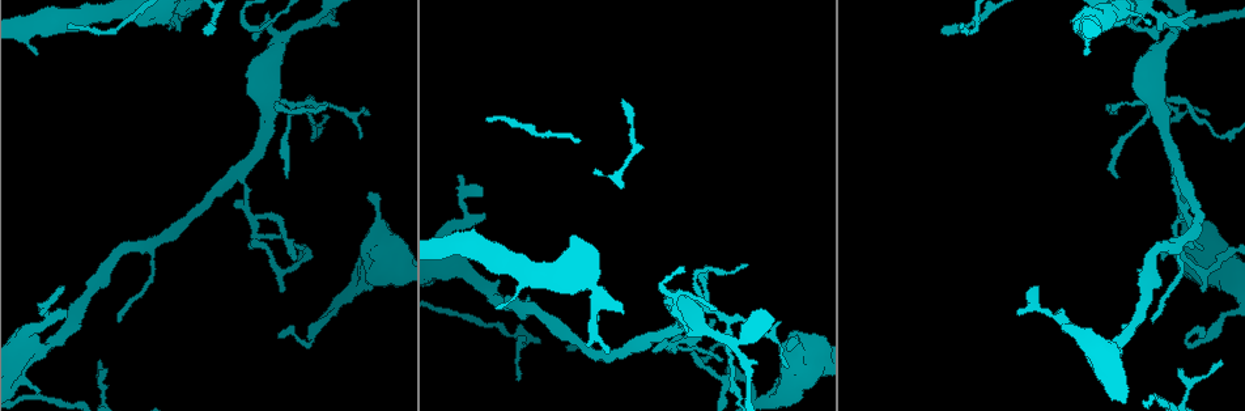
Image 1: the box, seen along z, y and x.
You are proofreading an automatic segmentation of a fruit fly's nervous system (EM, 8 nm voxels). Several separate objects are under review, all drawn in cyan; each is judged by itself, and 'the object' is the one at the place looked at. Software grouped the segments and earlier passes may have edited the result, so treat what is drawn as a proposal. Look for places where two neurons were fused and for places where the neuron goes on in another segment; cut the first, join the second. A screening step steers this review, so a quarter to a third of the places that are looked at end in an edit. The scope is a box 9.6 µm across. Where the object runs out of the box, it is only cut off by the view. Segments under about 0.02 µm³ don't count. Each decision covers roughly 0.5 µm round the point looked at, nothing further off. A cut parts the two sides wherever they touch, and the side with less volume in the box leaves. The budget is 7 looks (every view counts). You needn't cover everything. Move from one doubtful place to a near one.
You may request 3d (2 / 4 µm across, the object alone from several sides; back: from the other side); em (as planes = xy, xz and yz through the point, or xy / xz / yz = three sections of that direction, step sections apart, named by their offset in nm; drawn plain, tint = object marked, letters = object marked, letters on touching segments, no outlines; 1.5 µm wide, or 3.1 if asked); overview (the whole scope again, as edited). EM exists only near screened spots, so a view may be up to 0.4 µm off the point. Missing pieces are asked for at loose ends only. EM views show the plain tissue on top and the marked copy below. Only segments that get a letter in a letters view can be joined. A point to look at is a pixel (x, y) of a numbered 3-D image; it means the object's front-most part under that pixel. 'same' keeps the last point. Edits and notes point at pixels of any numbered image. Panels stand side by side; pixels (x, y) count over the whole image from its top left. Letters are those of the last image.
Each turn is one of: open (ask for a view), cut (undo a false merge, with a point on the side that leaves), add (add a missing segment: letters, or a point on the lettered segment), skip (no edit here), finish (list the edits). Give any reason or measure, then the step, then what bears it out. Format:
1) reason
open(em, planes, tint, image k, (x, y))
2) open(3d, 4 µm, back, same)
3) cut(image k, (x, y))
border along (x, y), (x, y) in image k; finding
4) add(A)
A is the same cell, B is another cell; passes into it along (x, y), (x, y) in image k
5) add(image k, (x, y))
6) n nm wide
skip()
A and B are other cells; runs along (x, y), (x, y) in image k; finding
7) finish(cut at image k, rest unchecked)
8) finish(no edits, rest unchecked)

thin end
open(3d, 4 µm, image 1, (1106, 105))

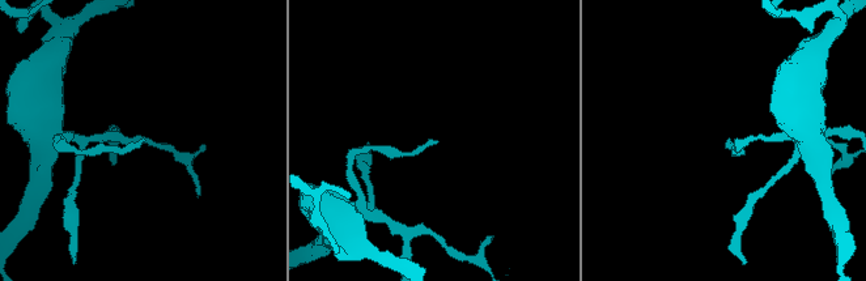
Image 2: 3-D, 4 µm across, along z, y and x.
need the tissue
open(em, planes, letters, image 2, (729, 140))

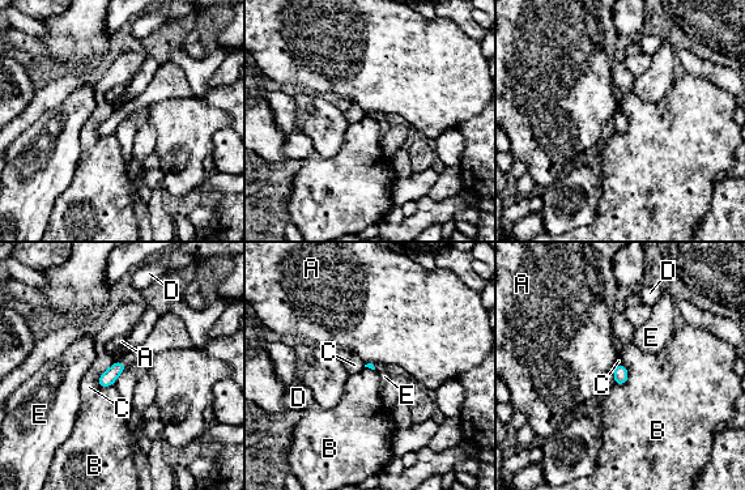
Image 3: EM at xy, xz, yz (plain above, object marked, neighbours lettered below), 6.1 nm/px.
C touches over 180 nm
skip()
A, B, C, D and E are other cells; border along (621, 363), (628, 379), (618, 386) in image 3; none of them fits

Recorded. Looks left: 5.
abrupt turn
open(3d, 4 µm, image 1, (1184, 99))

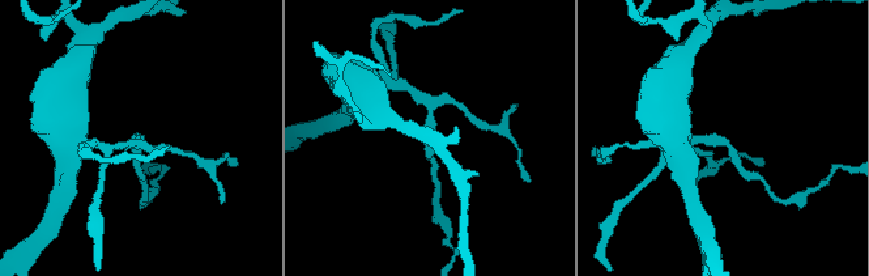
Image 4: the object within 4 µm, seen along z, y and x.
open(em, planes, letters, image 4, (724, 142))

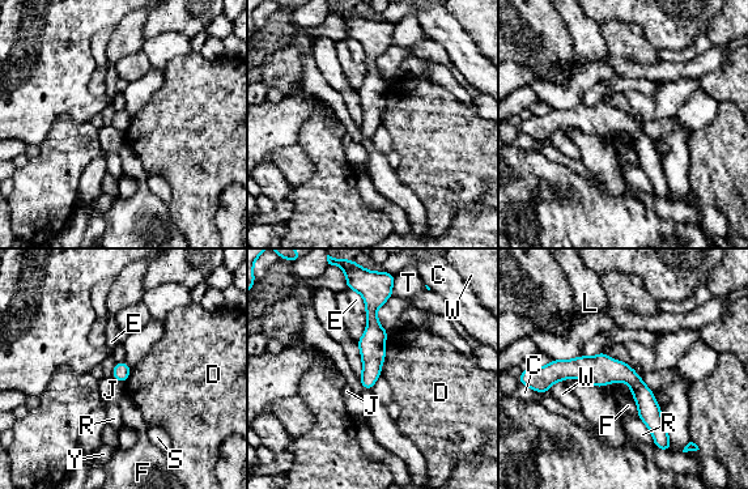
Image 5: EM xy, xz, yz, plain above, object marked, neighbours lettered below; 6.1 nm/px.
100 nm wide
skip()
C, D, E, F, J, L, R, S, T, W and Y are other cells; border along (602, 387), (625, 382), (632, 395) in image 5; continuous, no second neuron

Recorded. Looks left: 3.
sharp bend
open(3d, 4 µm, image 1, (236, 172))

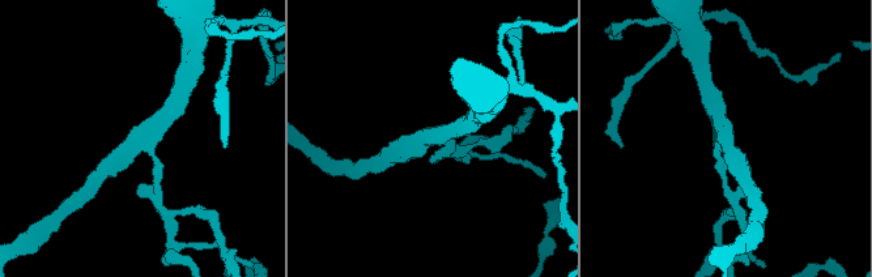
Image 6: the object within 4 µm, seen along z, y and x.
open(em, planes, letters, image 6, (722, 134))

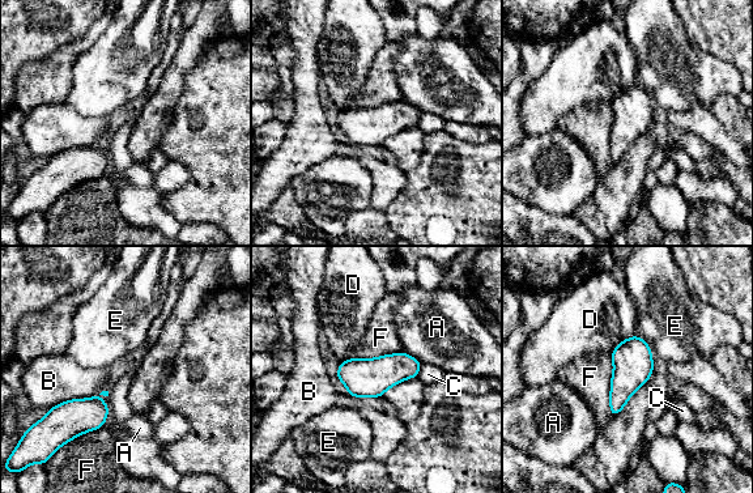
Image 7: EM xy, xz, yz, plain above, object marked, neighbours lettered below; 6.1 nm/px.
240 nm wide
skip()
A, B, C, D, E and F are other cells; border along (609, 355), (612, 416) in image 7; all the same neuron

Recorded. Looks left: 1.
finish(no edits, rest unchecked)

